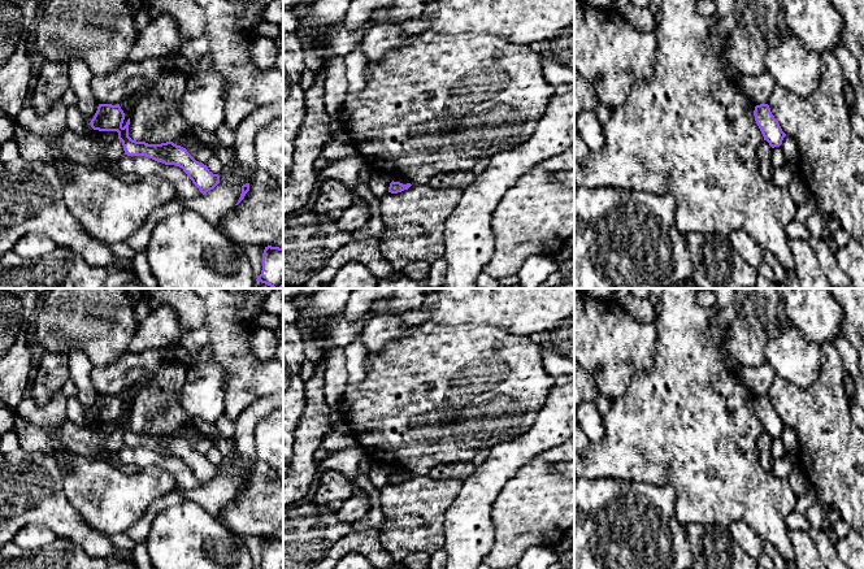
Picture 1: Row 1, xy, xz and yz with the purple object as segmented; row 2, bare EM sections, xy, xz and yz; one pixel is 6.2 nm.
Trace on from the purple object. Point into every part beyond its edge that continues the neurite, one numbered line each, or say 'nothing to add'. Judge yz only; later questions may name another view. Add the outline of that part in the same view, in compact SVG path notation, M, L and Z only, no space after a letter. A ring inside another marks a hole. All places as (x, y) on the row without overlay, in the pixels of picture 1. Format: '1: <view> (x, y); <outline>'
nothing to add

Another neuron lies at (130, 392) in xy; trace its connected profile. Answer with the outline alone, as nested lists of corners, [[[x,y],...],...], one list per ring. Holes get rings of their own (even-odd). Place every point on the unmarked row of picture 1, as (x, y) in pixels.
[[[129,385],[121,394],[120,398],[125,404],[125,411],[122,418],[126,416],[127,411],[131,408],[131,404],[136,399],[139,390],[134,385]]]

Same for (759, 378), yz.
[[[765,361],[760,365],[742,365],[738,366],[739,375],[750,392],[756,398],[768,395],[772,383],[777,374]]]

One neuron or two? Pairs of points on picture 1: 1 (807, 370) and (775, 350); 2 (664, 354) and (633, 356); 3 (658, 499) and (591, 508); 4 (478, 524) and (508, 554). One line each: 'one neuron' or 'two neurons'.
1: one neuron
2: two neurons
3: one neuron
4: two neurons

